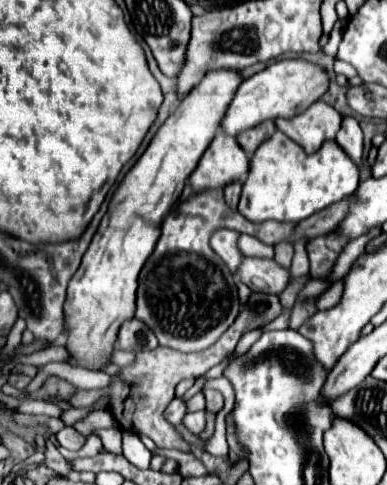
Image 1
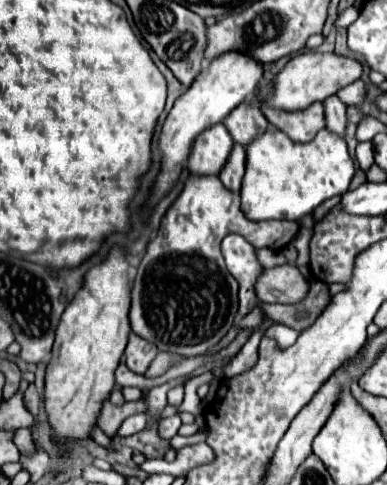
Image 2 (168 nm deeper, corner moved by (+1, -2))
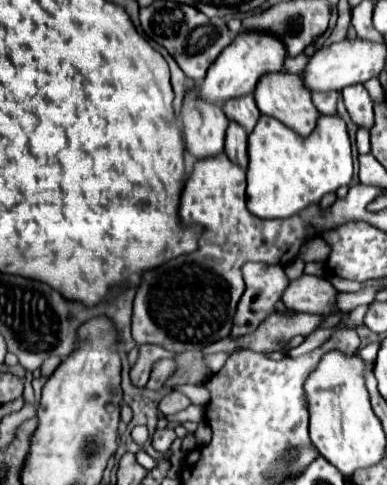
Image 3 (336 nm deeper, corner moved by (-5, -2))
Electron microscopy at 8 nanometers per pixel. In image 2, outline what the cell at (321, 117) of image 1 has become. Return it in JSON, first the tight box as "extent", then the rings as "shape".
{"extent":[260,102,324,142],"shape":[[[314,102],[312,106],[304,108],[304,110],[276,110],[270,106],[260,106],[264,116],[268,118],[268,122],[272,126],[276,126],[278,130],[286,132],[290,136],[290,140],[294,142],[310,142],[318,130],[322,130],[324,124],[324,110],[320,102]]]}

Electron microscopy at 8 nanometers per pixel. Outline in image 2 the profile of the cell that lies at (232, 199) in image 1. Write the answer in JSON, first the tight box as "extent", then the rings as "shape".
{"extent":[218,144,246,192],"shape":[[[238,144],[232,146],[230,158],[226,160],[222,172],[218,174],[222,184],[228,190],[234,190],[234,192],[240,190],[240,182],[242,182],[242,176],[244,176],[244,160],[246,160],[246,150],[242,146],[238,146]]]}

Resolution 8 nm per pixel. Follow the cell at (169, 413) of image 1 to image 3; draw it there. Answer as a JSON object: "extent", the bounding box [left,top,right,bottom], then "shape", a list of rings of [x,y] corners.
{"extent":[152,428,176,452],"shape":[[[162,428],[162,430],[156,430],[156,432],[154,432],[154,436],[152,436],[152,446],[154,446],[158,452],[166,452],[174,440],[176,440],[176,432],[174,432],[172,428]]]}

